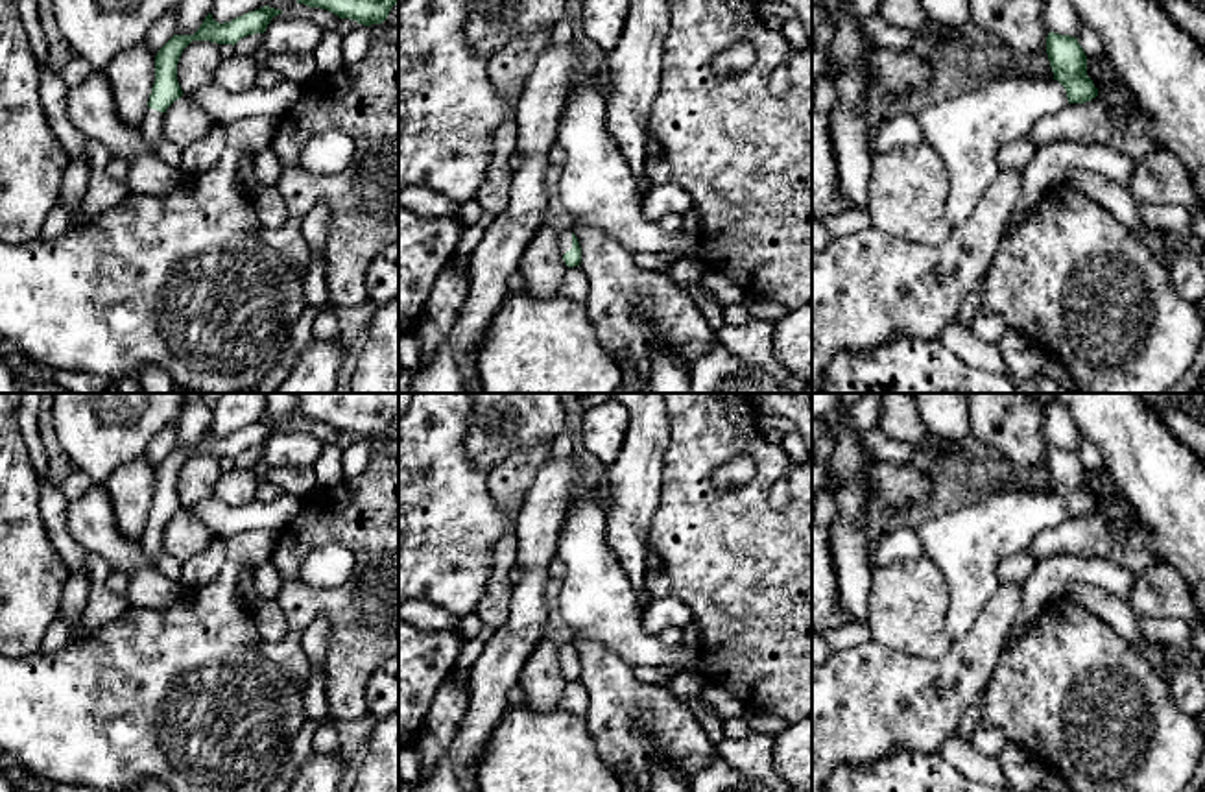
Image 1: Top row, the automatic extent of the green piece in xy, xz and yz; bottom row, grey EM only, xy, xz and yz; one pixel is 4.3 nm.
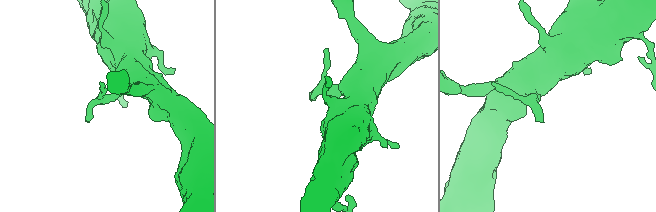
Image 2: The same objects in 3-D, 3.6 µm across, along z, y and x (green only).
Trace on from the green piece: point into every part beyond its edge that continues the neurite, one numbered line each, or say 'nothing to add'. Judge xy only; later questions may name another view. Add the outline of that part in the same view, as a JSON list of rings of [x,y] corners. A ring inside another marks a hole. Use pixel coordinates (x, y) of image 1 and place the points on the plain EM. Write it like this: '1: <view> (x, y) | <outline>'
1: xy (150, 543) | [[[148,521],[144,534],[138,539],[142,556],[144,556],[146,563],[149,563],[149,565],[155,565],[155,559],[164,550],[162,534],[164,534],[164,526],[159,526],[159,524]]]

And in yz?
nothing to add

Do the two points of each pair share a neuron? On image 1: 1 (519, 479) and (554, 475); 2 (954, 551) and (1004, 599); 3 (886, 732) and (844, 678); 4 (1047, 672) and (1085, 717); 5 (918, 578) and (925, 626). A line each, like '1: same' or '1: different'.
1: different
2: different
3: same
4: same
5: same

